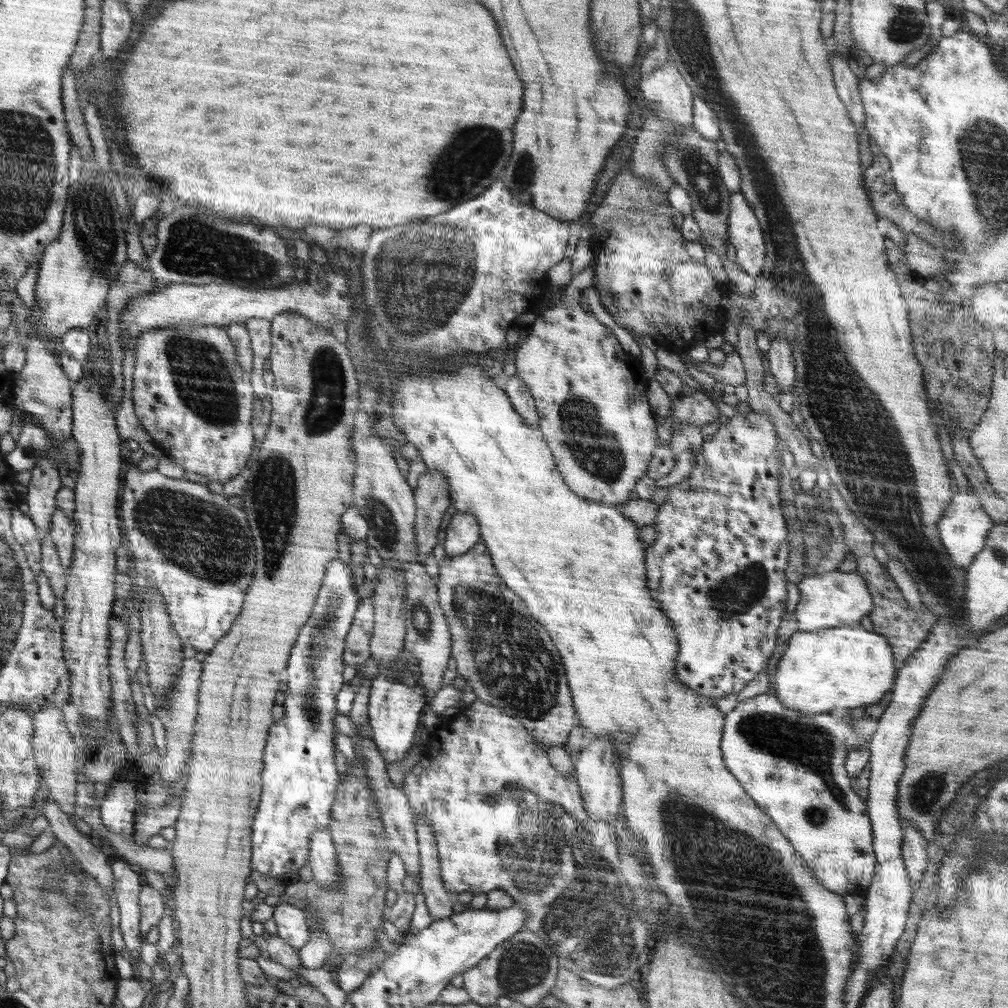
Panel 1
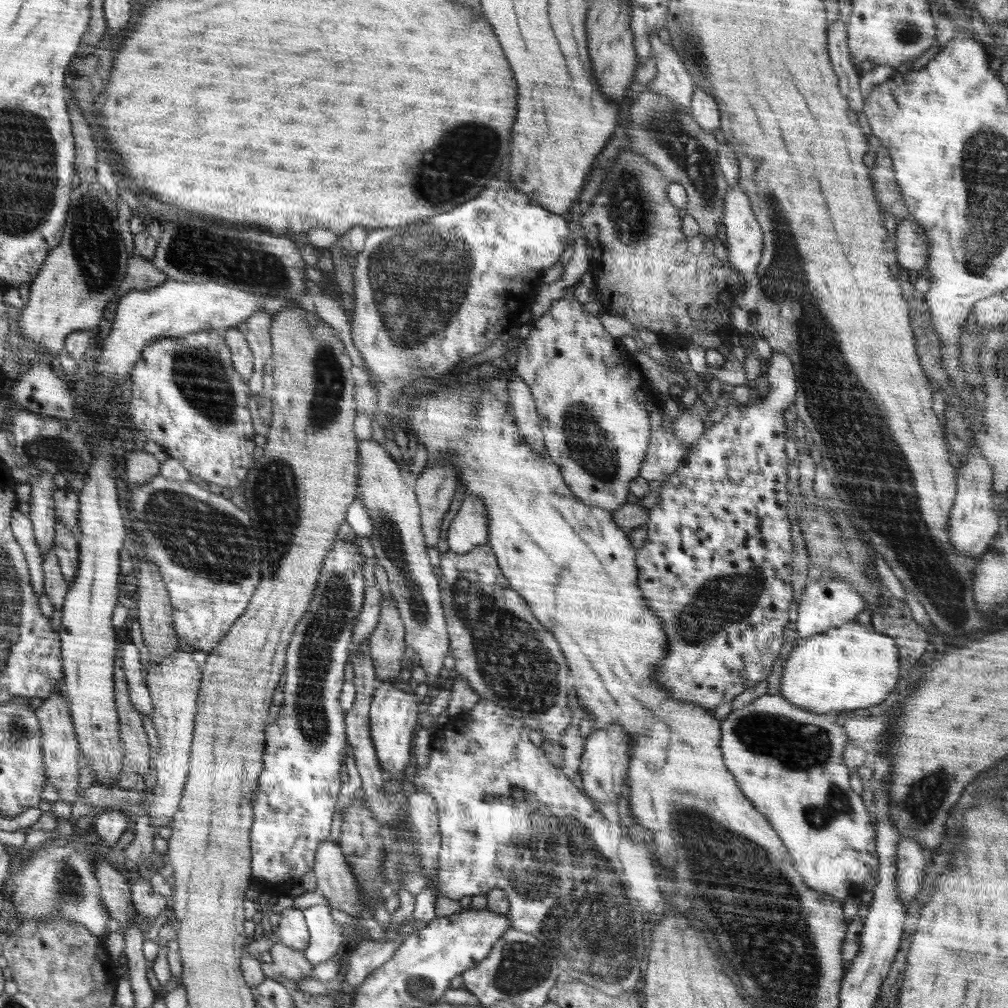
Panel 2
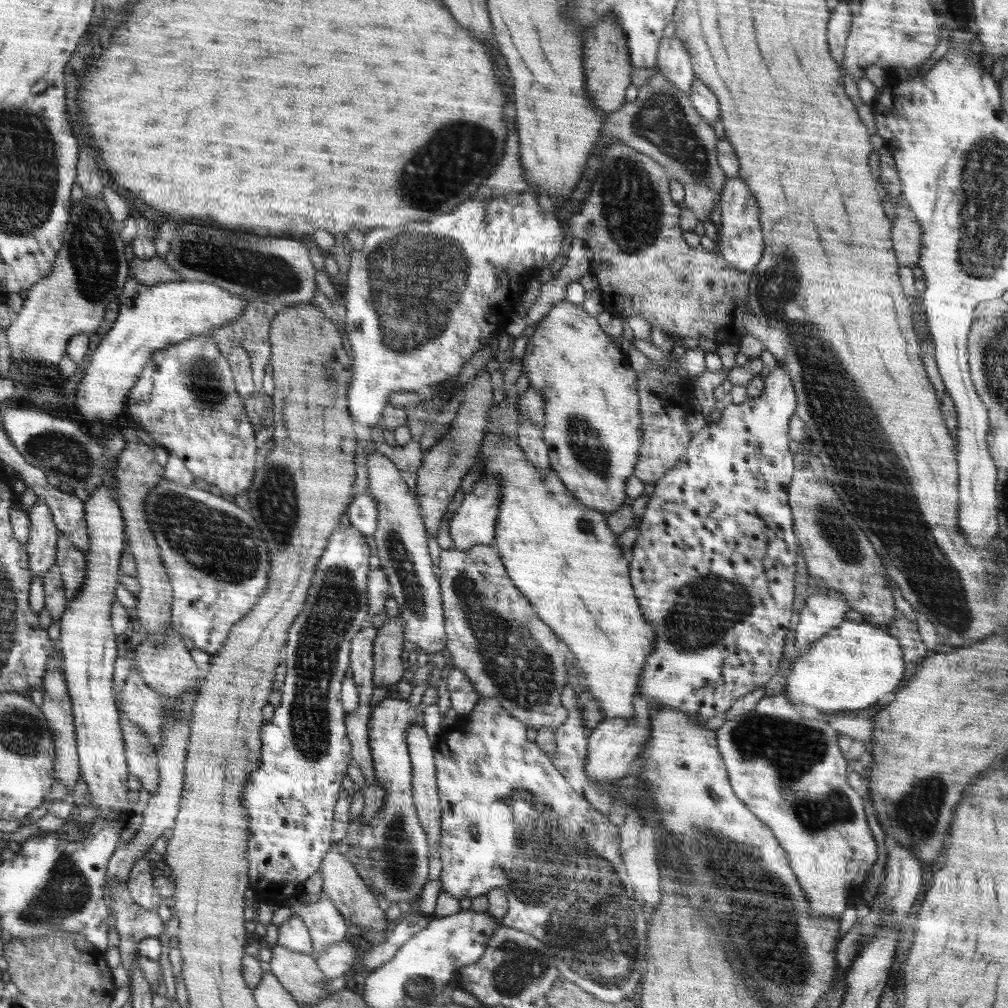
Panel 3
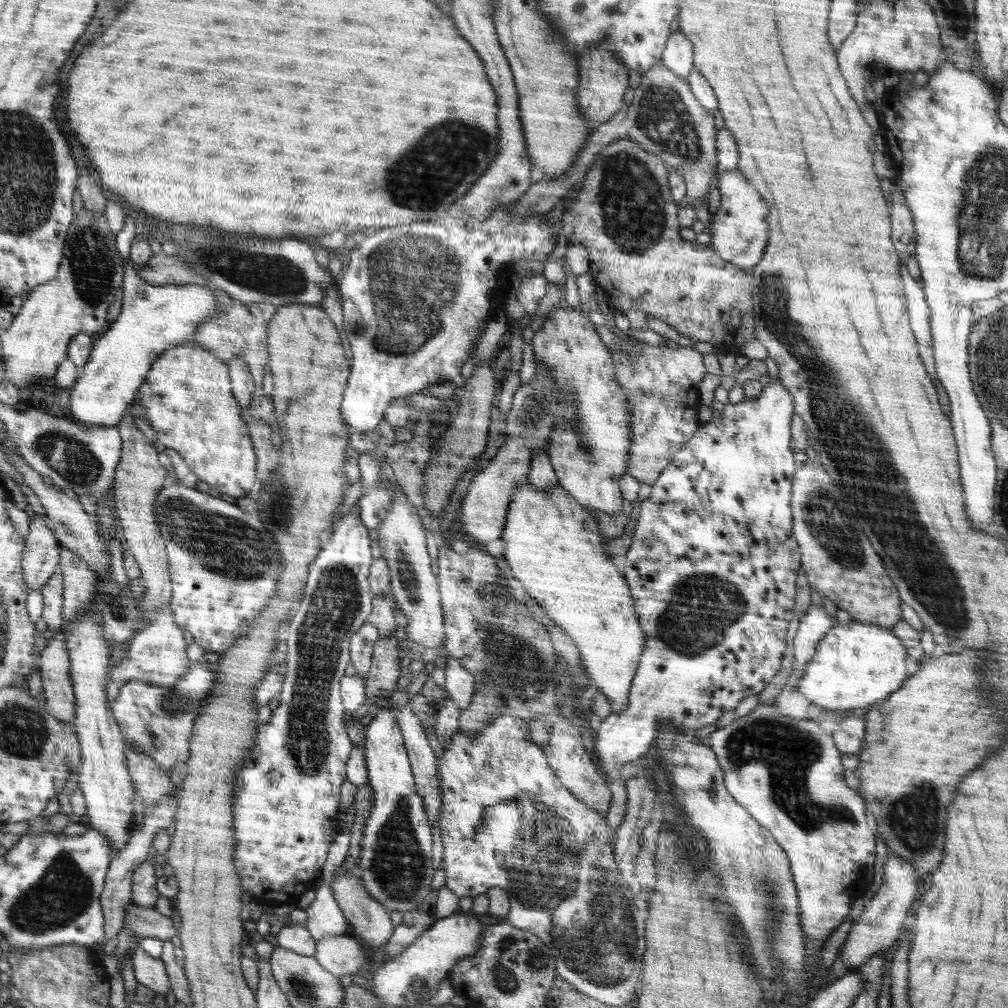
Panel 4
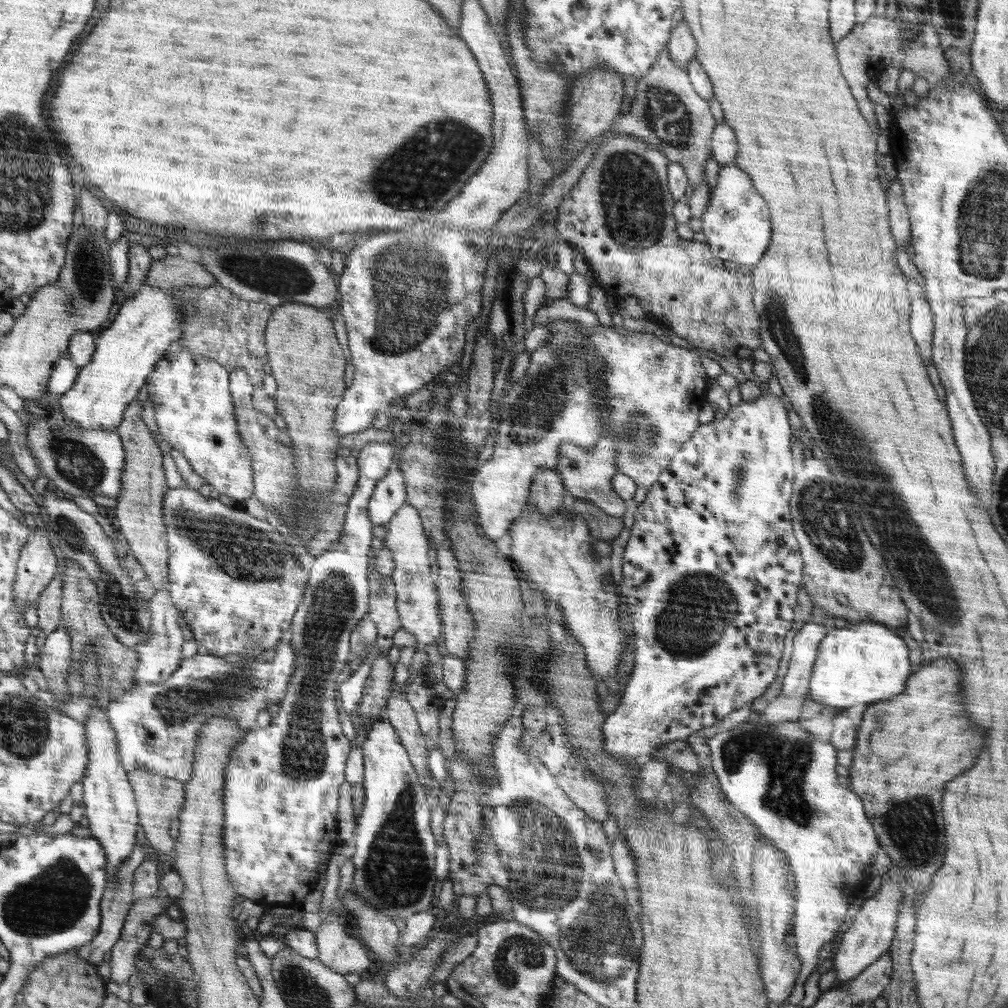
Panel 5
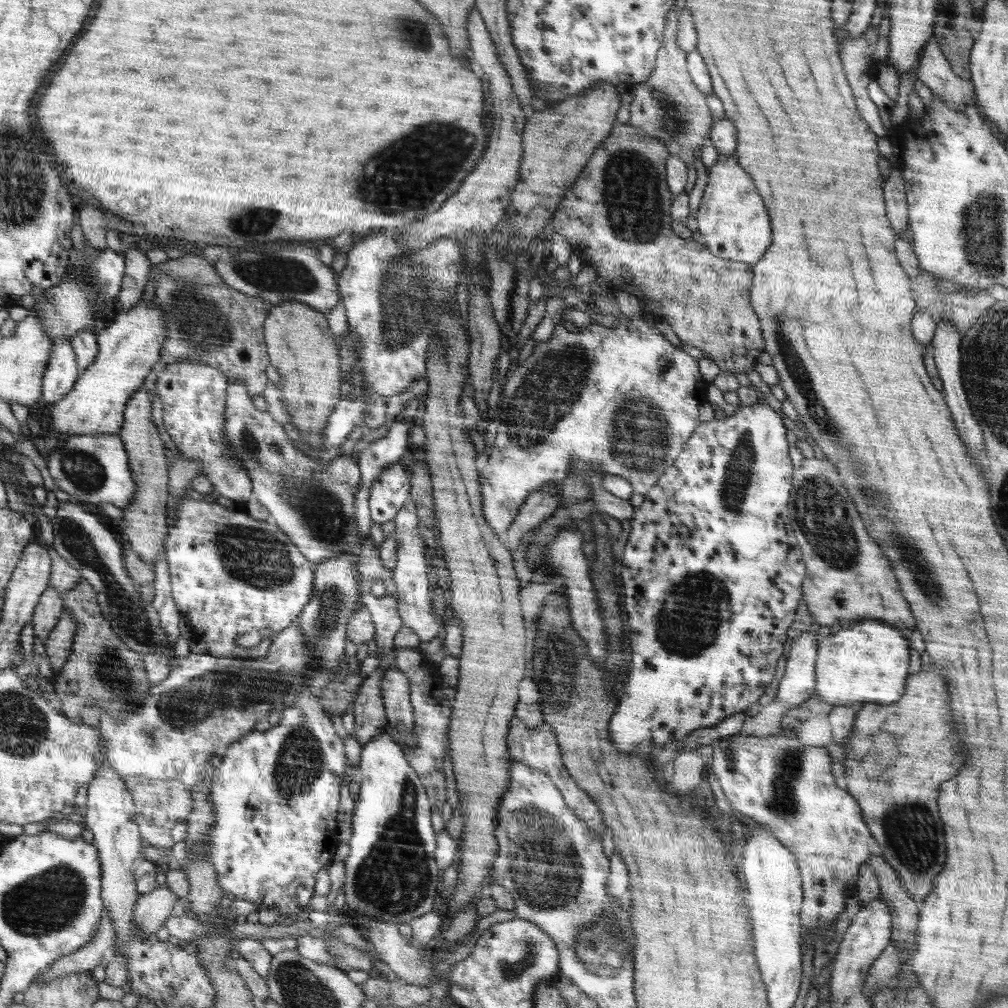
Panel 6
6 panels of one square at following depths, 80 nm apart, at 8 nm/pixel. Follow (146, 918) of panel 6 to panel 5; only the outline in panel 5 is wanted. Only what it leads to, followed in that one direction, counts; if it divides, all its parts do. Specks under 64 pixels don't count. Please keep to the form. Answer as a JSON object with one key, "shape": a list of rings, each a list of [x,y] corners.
{"shape":[[[155,894],[152,898],[136,900],[131,905],[121,935],[110,950],[112,982],[126,983],[135,973],[135,959],[152,934],[151,924],[158,915],[166,914],[167,909],[162,903]]]}

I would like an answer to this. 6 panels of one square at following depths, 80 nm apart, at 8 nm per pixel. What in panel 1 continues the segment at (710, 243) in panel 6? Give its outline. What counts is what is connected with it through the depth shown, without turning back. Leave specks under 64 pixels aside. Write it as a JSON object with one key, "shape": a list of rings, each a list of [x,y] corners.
{"shape":[[[740,191],[731,193],[728,204],[728,236],[736,249],[737,264],[743,272],[757,278],[766,256],[760,223]]]}

